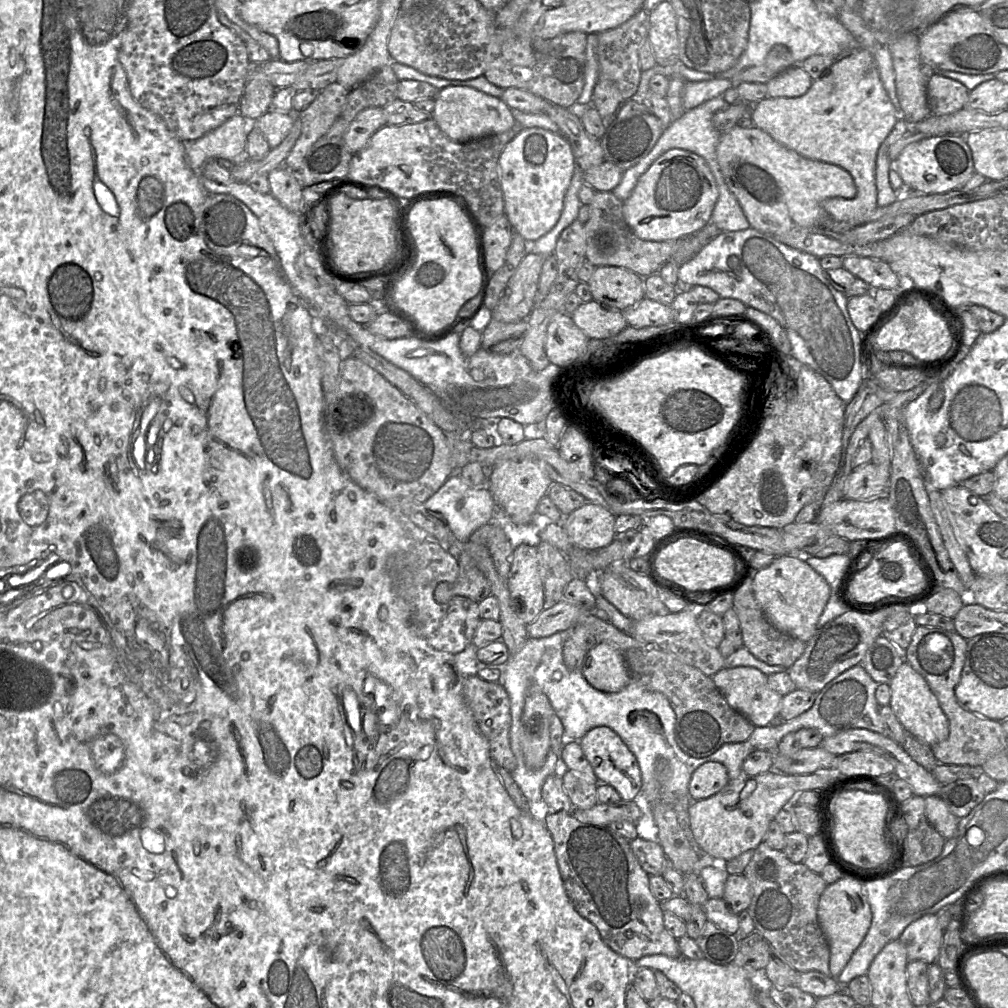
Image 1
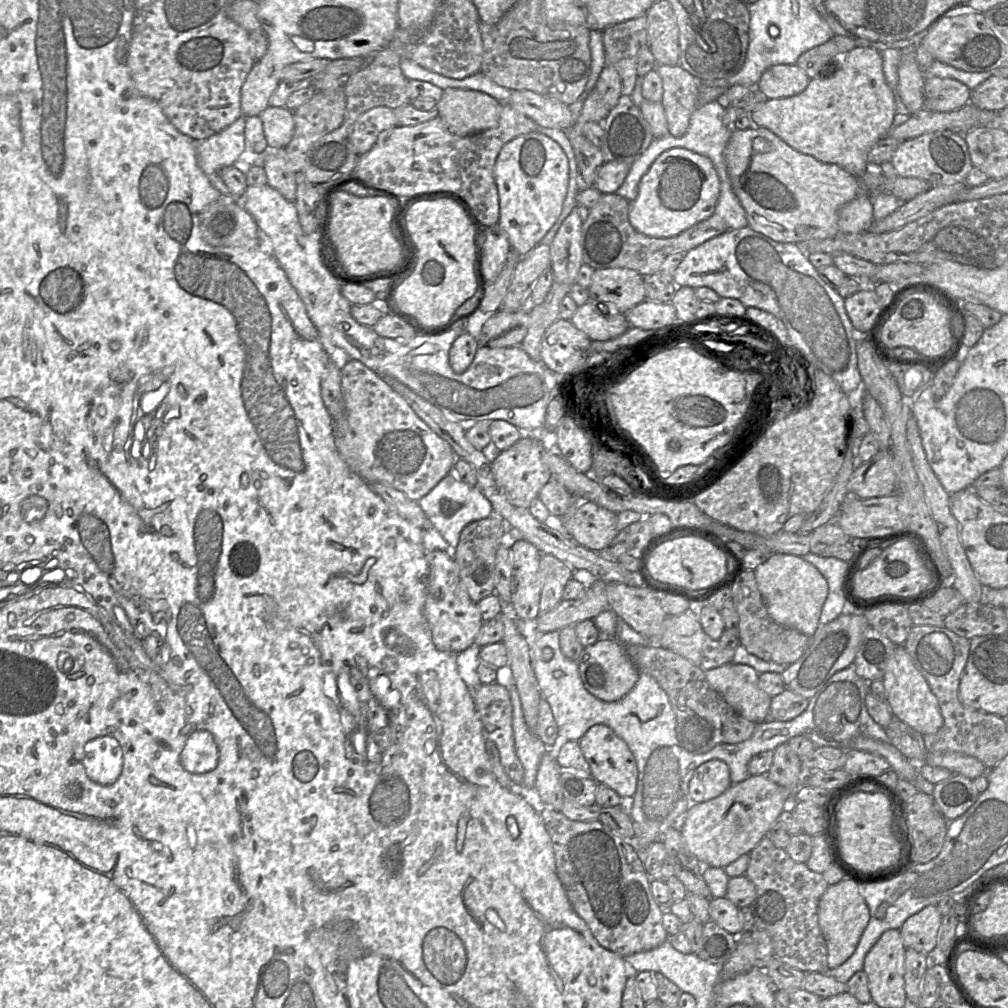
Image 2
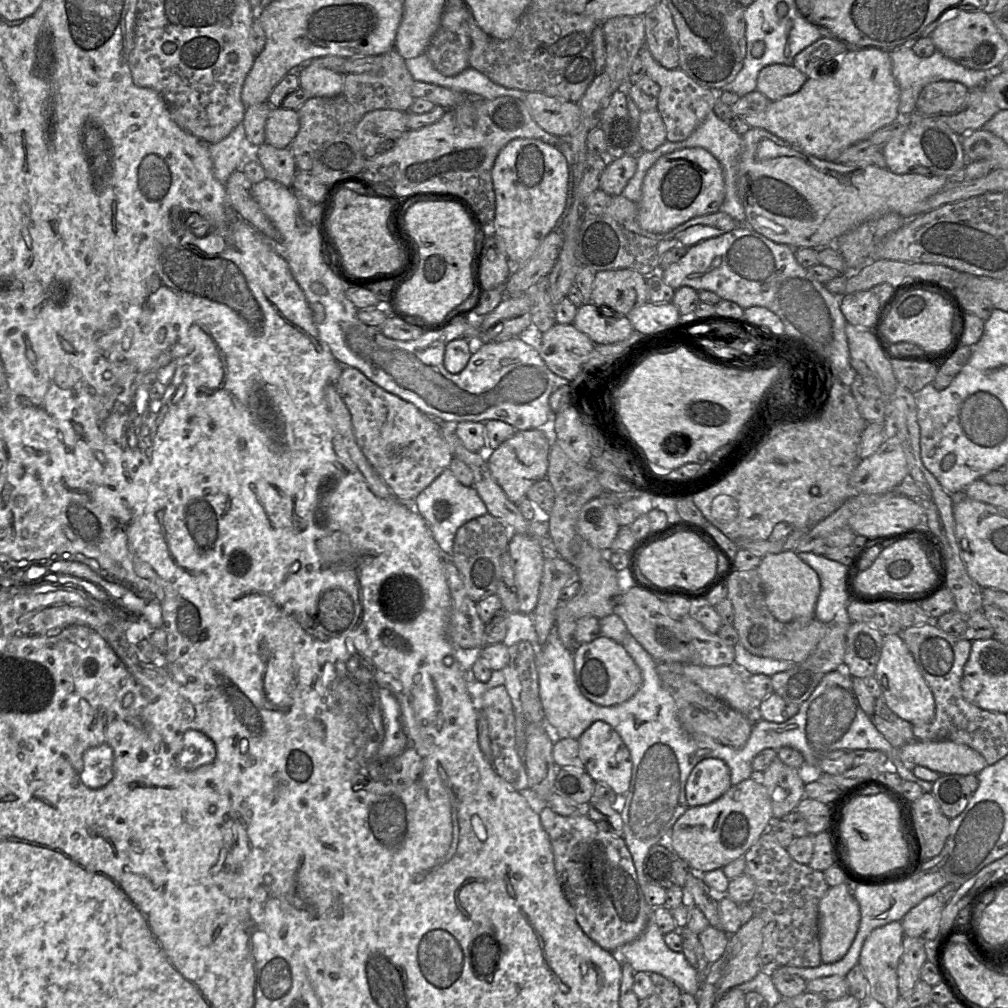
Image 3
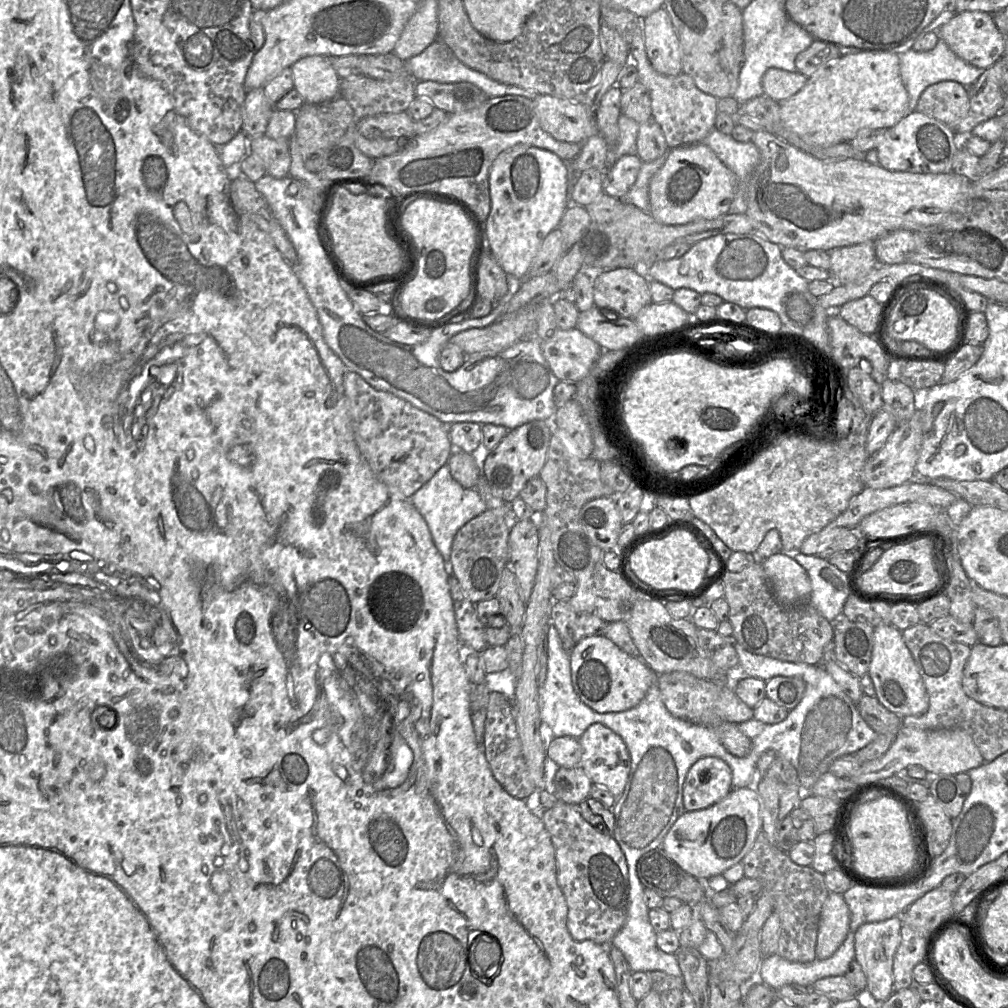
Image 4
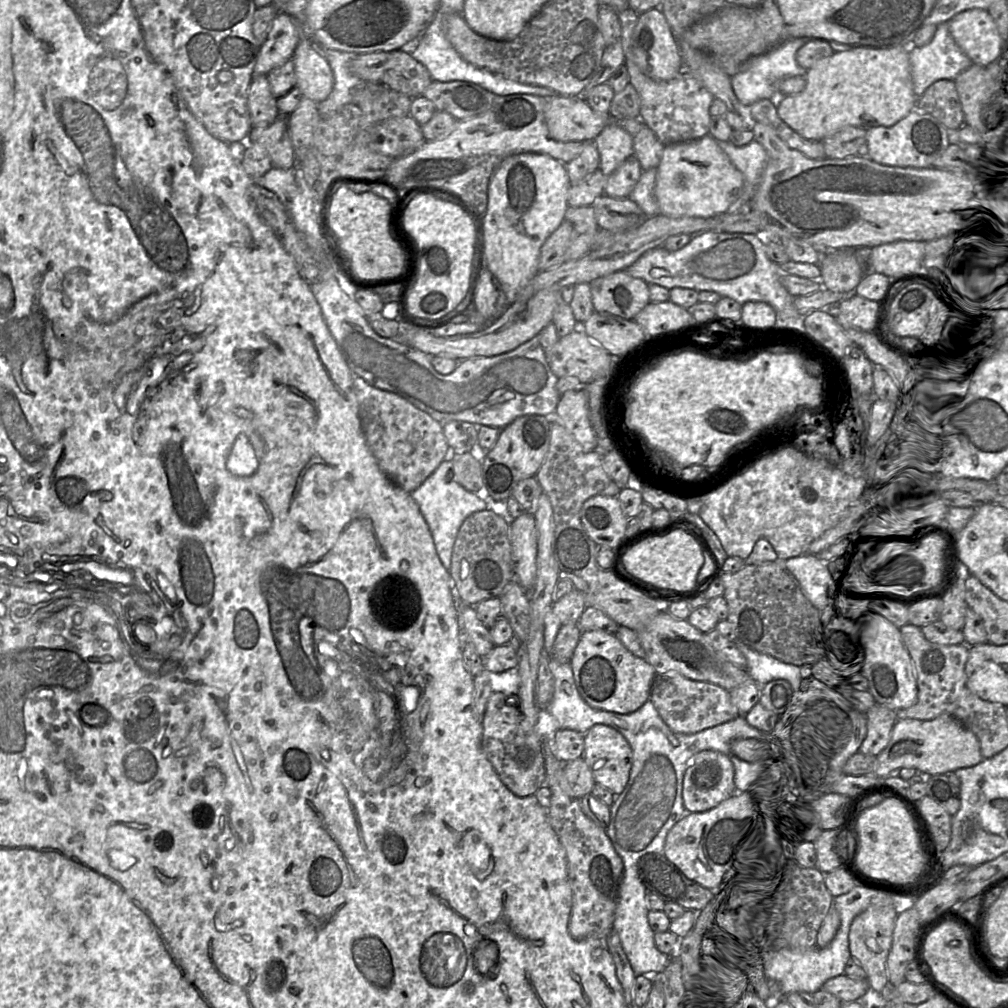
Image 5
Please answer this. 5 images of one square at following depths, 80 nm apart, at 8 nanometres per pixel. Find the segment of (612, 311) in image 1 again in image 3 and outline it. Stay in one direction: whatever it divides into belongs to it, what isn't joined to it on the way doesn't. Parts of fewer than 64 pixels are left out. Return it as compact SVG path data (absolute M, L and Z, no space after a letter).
M586 303L578 308L573 325L586 334L594 344L613 344L627 339L633 332L633 326L627 316L621 318L607 317L600 313L599 307L595 304Z

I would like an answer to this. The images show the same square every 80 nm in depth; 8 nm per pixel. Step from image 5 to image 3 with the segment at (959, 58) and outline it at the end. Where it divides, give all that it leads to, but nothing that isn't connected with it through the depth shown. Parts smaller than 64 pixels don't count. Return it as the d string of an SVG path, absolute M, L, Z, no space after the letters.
M912 48L889 52L892 74L900 88L899 113L909 116L916 111L916 103L923 88L929 83L947 80L962 83L969 90L981 86L990 79L992 72L967 68L936 50L930 57L918 56Z

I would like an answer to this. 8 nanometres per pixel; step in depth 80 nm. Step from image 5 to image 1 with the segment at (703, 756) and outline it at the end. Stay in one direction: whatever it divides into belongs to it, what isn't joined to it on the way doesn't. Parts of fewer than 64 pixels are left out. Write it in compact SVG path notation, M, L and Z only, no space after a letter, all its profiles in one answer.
M706 762L692 774L688 795L692 801L709 798L721 791L730 778L726 767L720 762Z

